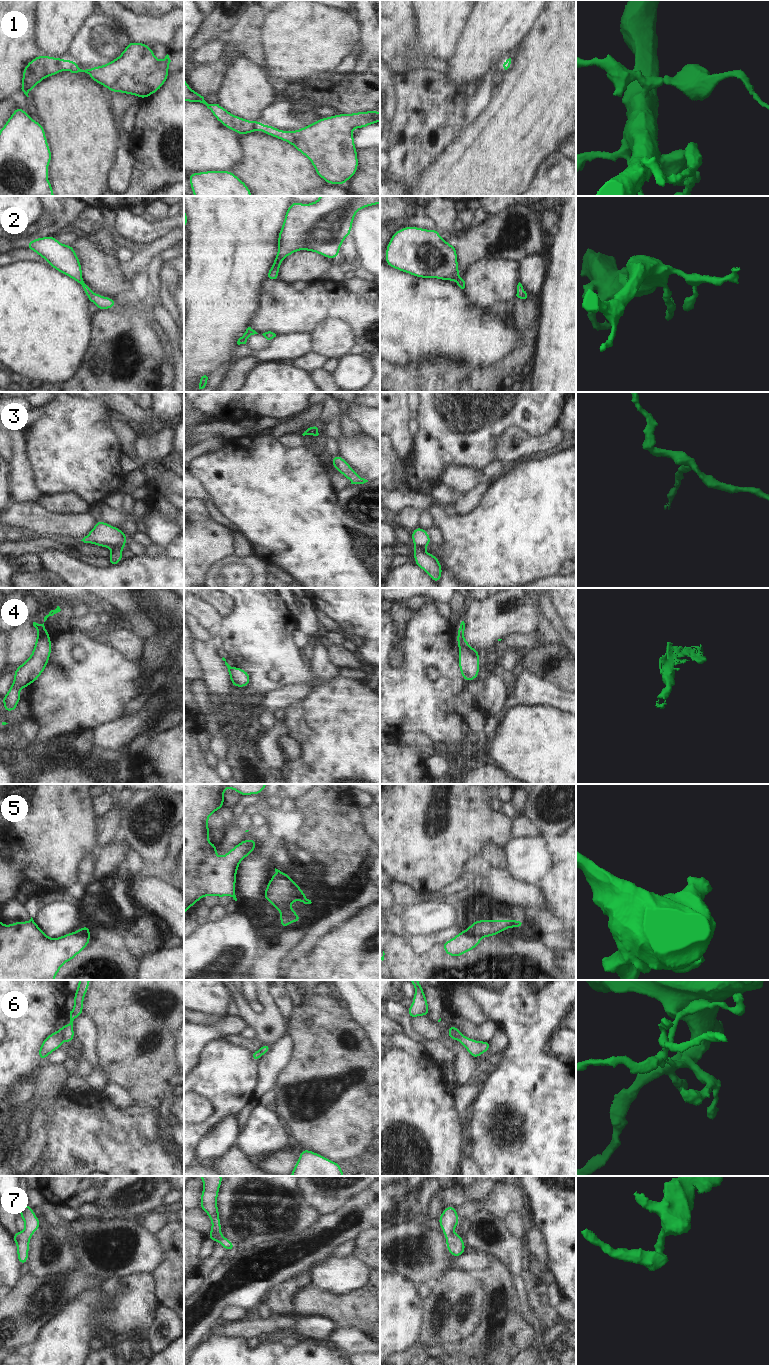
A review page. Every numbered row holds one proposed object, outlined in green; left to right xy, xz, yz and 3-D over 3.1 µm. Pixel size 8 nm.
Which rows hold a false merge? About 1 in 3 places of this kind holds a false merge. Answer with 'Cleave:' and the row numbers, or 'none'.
Cleave: 3, 4, 5, 6

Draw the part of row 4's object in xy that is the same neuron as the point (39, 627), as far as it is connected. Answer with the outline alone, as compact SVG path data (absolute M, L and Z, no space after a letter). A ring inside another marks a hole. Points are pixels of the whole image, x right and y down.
M33 622L33 626L37 630L36 642L35 642L35 645L34 645L34 649L32 651L32 653L35 653L36 652L36 646L40 643L40 639L43 636L48 636L51 631L48 631L48 630L45 629L44 623L43 624L38 624L36 622Z

